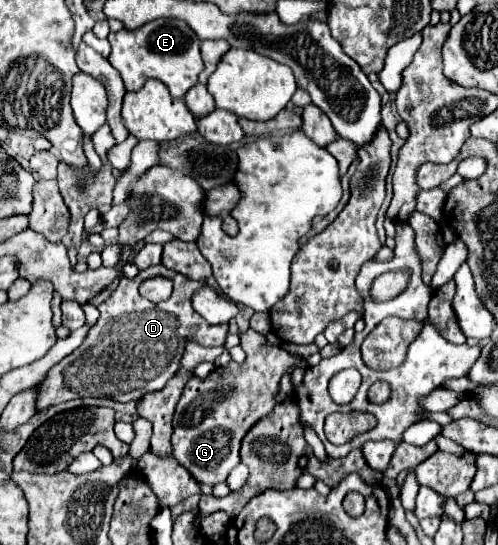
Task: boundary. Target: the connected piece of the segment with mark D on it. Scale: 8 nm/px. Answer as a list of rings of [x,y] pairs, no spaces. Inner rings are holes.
[[[152,265],[134,279],[120,277],[116,289],[98,307],[100,319],[88,331],[84,343],[48,371],[40,385],[36,409],[40,411],[78,397],[110,397],[120,403],[140,401],[144,395],[160,391],[178,373],[188,341],[204,347],[224,345],[228,323],[210,325],[192,309],[192,295],[202,287],[206,287],[204,279],[190,279],[164,265]],[[154,275],[170,277],[174,281],[174,293],[168,301],[150,305],[152,301],[140,297],[138,285]]]

